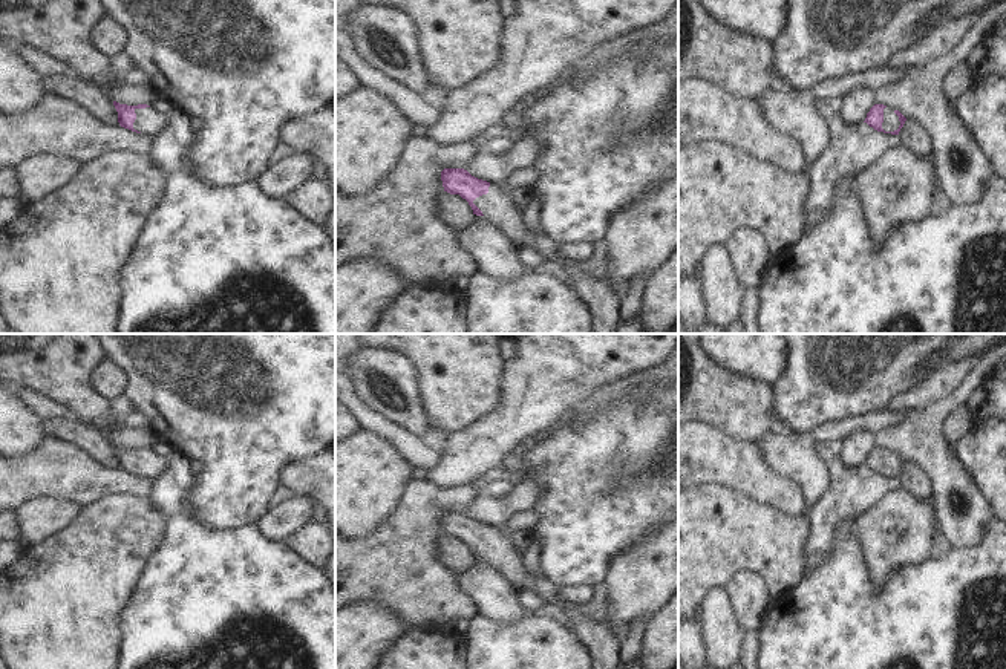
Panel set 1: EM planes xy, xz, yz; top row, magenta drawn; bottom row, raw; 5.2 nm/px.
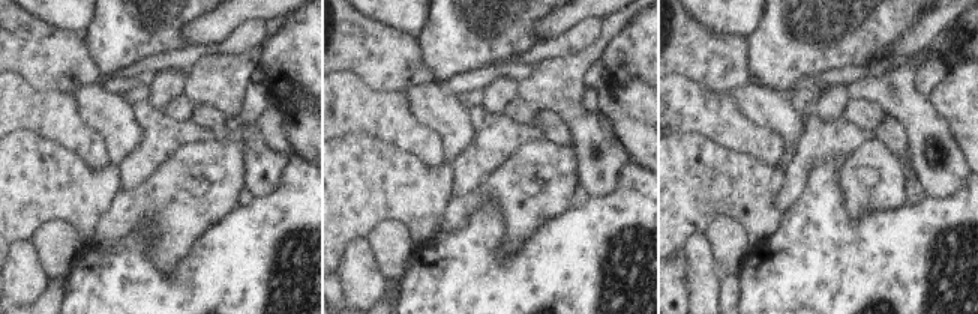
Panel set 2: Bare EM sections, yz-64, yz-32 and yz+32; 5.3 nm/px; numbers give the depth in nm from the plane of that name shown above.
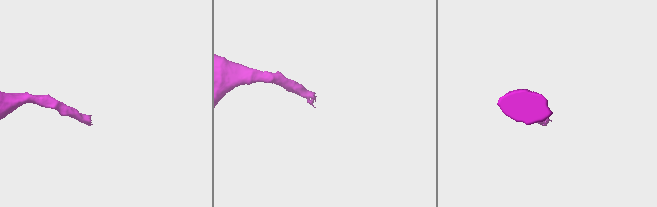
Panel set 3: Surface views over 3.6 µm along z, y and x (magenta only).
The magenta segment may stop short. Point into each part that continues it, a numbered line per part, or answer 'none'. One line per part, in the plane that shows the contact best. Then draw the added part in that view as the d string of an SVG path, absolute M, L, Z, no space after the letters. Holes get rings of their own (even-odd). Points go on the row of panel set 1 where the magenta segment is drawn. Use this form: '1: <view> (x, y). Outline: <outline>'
1: yz (891, 123). Outline: M888 107L884 109L884 122L882 122L882 129L885 132L894 132L897 130L900 126L899 116L890 110Z

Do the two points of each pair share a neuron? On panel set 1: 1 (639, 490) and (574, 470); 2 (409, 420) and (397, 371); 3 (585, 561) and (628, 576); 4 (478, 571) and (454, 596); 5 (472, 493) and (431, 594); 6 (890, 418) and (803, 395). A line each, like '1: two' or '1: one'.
1: one
2: one
3: two
4: two
5: one
6: two

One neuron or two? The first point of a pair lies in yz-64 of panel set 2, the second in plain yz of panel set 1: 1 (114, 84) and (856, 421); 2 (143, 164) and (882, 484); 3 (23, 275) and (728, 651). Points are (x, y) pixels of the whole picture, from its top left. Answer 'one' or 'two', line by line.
1: one
2: one
3: one

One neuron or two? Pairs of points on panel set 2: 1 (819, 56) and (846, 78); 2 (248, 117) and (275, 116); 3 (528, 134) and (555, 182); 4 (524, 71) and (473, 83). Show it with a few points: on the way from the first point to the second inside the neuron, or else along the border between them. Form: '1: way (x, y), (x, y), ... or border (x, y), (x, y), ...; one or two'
1: border (867, 60), (860, 65), (833, 66), (800, 80); two
2: border (270, 105), (257, 119); two
3: border (546, 138), (527, 141), (503, 160); two
4: way (512, 71), (495, 71), (485, 75); one

